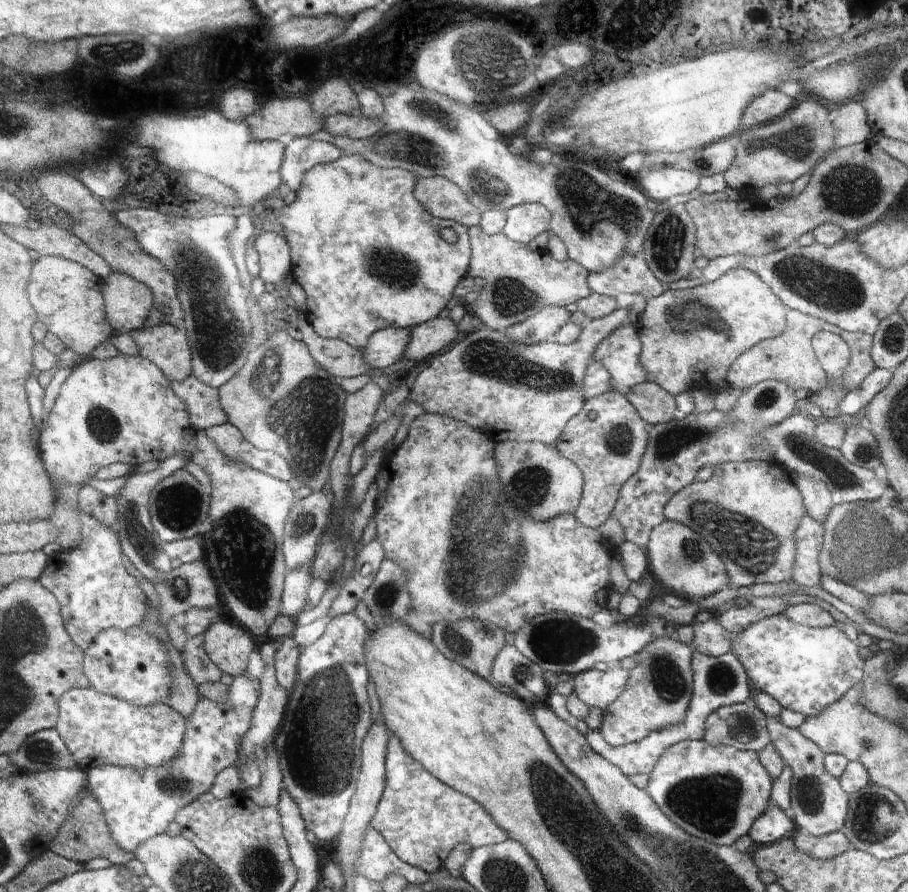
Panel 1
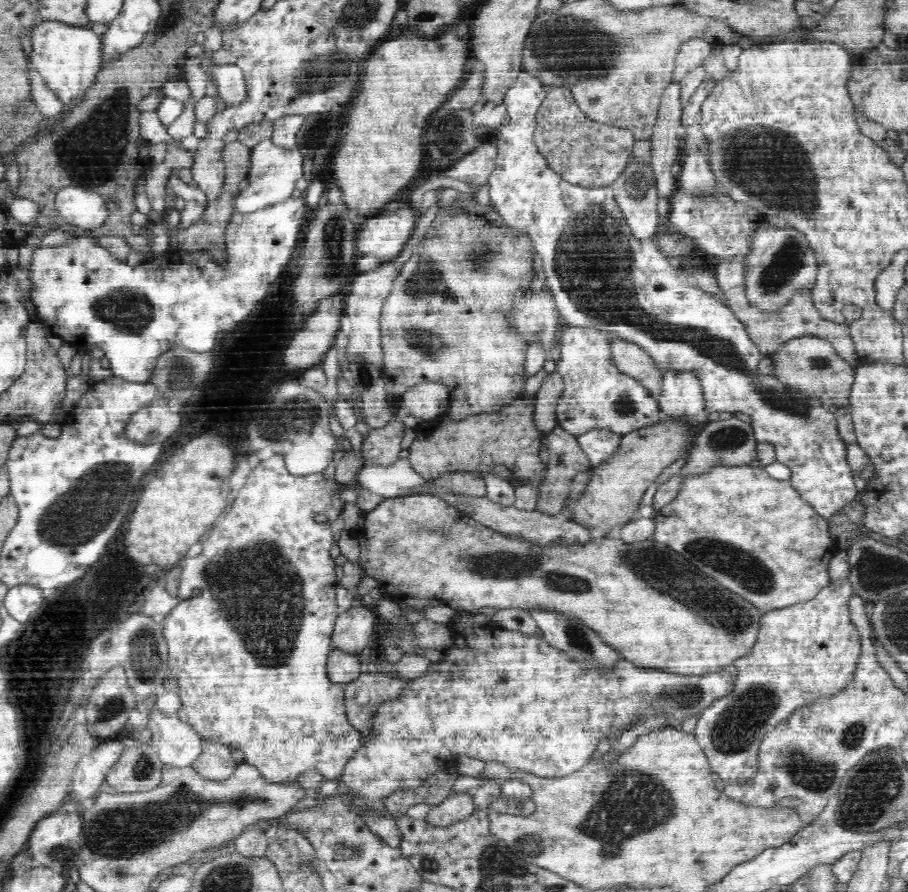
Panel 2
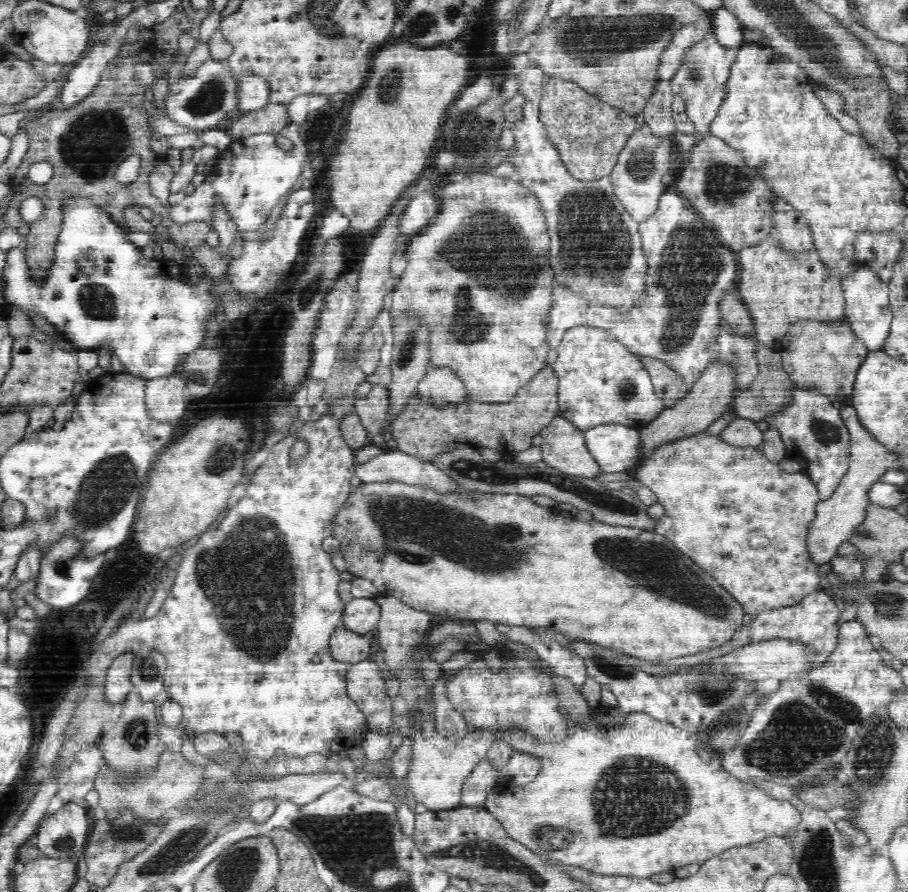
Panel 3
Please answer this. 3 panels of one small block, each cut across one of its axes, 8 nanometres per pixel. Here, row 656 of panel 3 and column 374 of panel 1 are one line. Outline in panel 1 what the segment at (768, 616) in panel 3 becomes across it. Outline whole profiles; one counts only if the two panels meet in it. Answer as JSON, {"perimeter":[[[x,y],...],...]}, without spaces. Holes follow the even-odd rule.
{"perimeter":[[[398,737],[389,740],[385,769],[388,773],[388,786],[385,787],[370,826],[381,832],[390,848],[408,864],[425,869],[427,873],[432,874],[438,868],[441,870],[444,867],[445,858],[452,854],[457,844],[468,843],[475,848],[495,845],[509,838],[509,833],[496,823],[481,804],[478,804],[473,797],[466,796],[465,793],[458,792],[457,789],[438,780],[421,761],[416,760],[409,753]]]}

